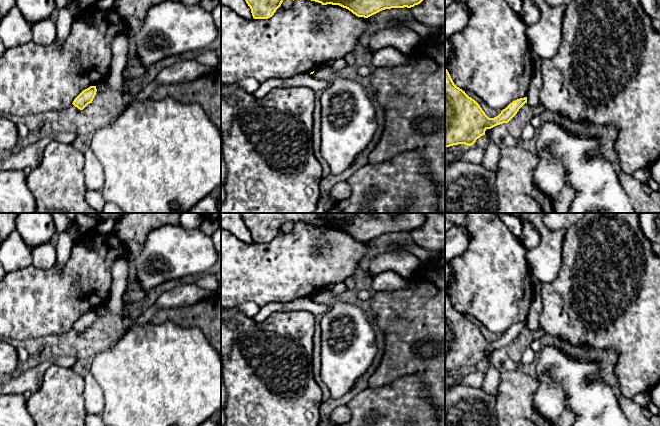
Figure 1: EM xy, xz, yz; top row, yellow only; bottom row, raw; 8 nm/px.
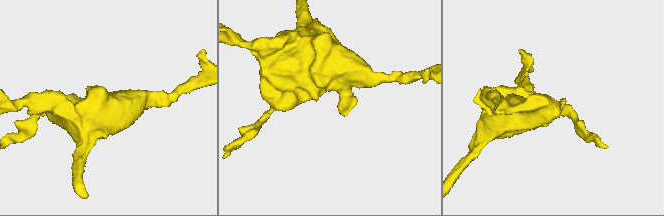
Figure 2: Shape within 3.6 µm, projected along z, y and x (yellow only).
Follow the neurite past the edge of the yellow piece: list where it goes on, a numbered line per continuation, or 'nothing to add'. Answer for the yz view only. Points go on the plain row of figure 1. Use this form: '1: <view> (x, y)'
nothing to add

